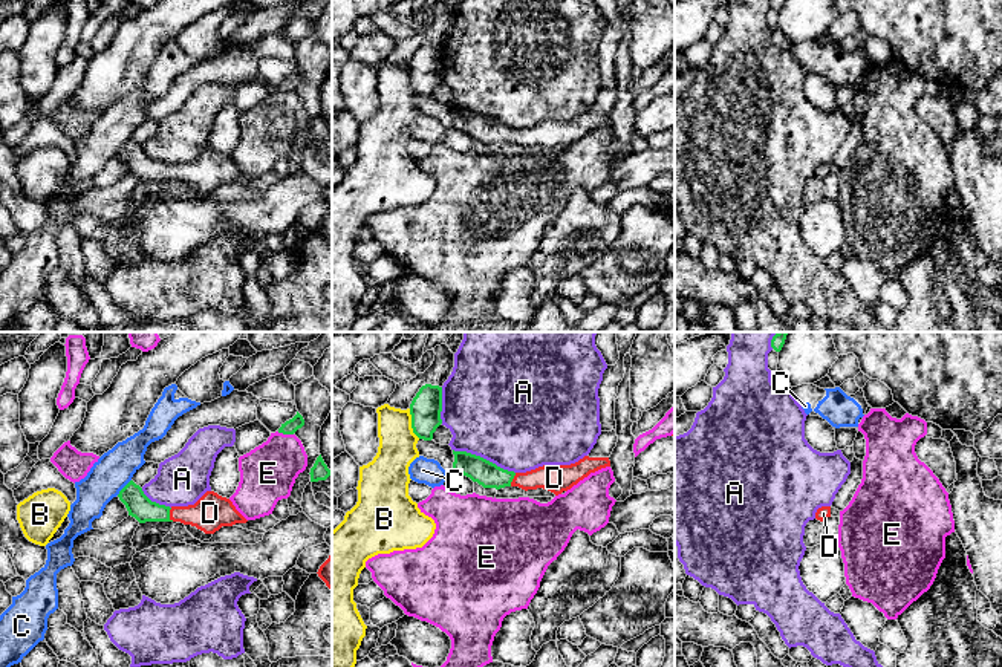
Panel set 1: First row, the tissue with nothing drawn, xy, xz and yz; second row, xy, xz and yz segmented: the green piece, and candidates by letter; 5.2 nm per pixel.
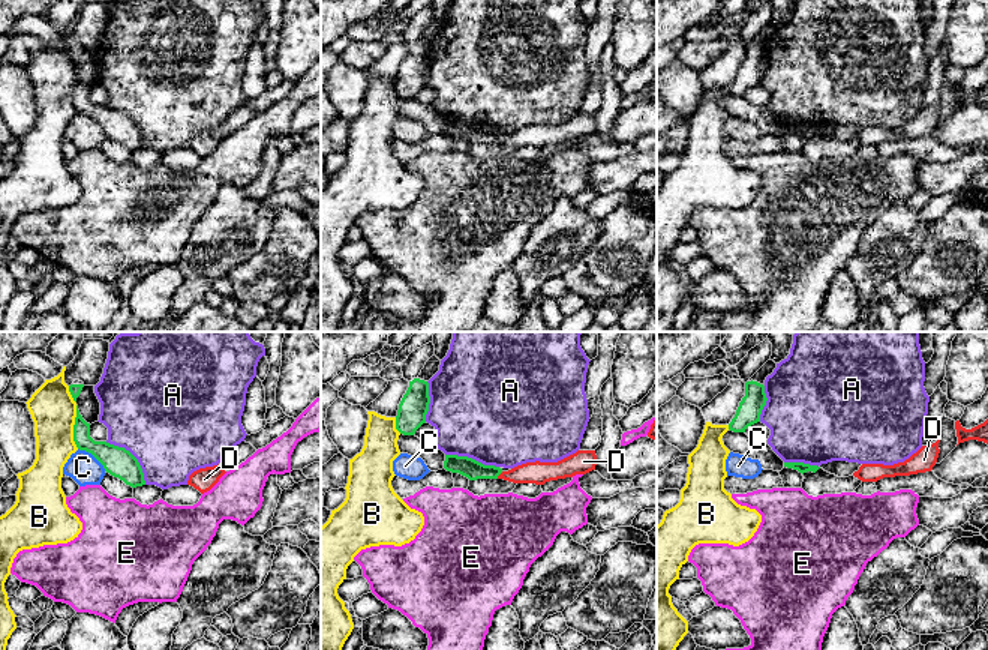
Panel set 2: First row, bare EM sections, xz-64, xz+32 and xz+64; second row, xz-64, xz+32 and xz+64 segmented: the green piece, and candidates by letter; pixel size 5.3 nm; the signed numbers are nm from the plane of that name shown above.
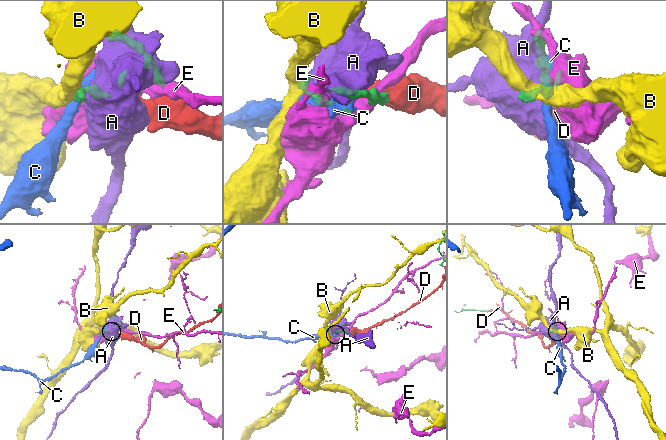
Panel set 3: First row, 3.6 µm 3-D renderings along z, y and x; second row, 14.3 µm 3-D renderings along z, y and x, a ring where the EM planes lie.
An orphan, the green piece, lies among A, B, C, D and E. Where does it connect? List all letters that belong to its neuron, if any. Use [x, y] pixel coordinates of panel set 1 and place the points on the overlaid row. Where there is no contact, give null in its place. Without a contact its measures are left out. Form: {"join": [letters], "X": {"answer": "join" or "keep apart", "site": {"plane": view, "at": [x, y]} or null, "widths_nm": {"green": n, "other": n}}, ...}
{"join": ["D"], "A": {"answer": "keep apart", "site": {"plane": "xz", "at": [482, 458]}, "widths_nm": {"green": 140, "other": 500}}, "B": {"answer": "keep apart", "site": {"plane": "xz", "at": [412, 424]}, "widths_nm": {"green": 160, "other": 200}}, "C": {"answer": "keep apart", "site": {"plane": "xy", "at": [124, 487]}, "widths_nm": {"green": 130, "other": 200}}, "D": {"answer": "join", "site": {"plane": "xy", "at": [169, 514]}, "widths_nm": {"green": 130, "other": 190}}, "E": {"answer": "keep apart", "site": {"plane": "xy", "at": [285, 433]}, "widths_nm": {"green": 80, "other": 300}}}

